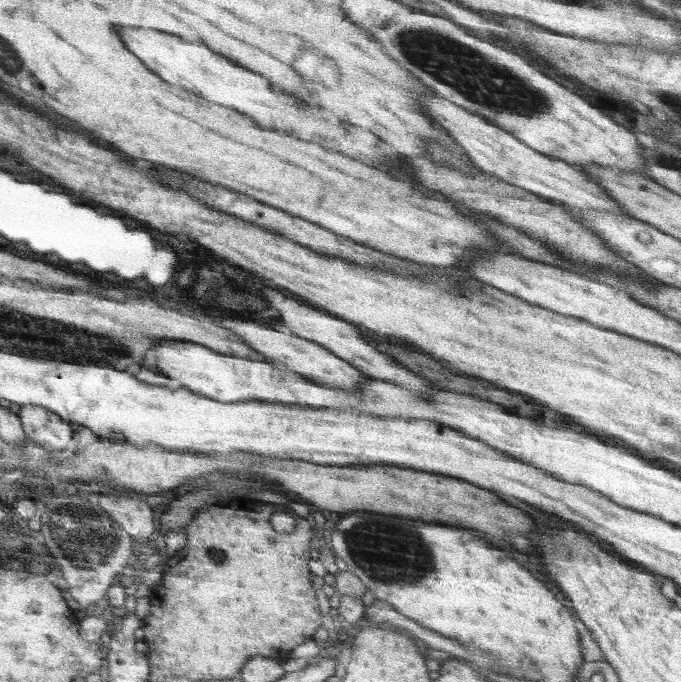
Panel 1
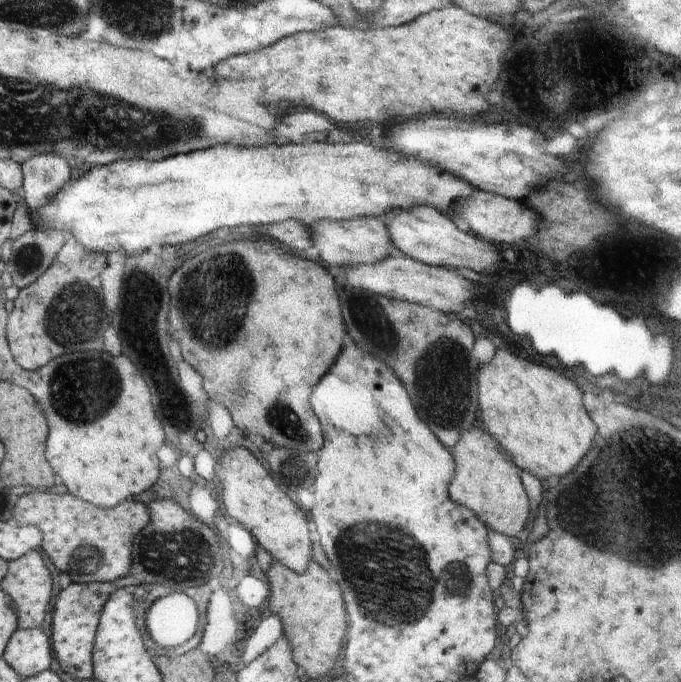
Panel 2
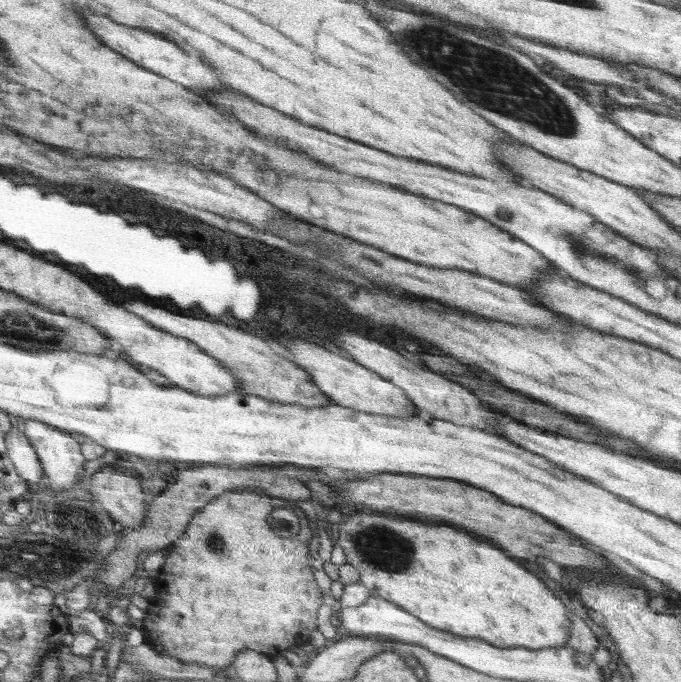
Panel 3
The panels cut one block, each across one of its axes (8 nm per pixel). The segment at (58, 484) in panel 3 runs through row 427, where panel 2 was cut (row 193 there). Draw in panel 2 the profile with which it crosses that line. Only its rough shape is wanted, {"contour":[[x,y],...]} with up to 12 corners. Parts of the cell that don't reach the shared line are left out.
{"contour":[[56,153],[36,155],[23,168],[25,198],[34,215],[72,178]]}

